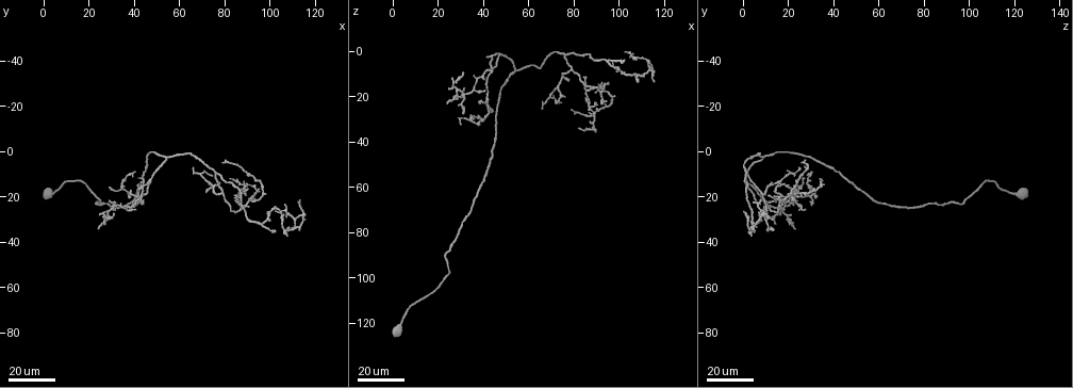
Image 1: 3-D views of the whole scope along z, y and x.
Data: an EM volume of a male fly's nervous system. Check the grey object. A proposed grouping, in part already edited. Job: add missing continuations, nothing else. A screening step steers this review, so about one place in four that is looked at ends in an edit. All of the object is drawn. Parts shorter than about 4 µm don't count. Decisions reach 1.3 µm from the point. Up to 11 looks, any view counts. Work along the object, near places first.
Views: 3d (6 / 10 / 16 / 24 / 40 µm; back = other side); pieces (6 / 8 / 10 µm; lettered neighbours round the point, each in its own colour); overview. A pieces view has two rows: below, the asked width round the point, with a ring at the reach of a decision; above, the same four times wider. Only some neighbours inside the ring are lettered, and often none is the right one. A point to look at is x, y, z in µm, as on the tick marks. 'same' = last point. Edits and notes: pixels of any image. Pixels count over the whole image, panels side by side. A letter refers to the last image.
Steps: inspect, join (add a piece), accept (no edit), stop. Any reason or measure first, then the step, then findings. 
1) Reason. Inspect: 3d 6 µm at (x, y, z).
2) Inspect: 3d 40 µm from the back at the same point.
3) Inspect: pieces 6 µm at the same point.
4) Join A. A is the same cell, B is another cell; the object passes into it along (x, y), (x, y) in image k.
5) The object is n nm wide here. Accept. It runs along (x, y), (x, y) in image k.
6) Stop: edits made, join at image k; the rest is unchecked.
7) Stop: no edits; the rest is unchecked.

End of a long branch. Inspect: 3d 40 µm at (31, 28, 9).

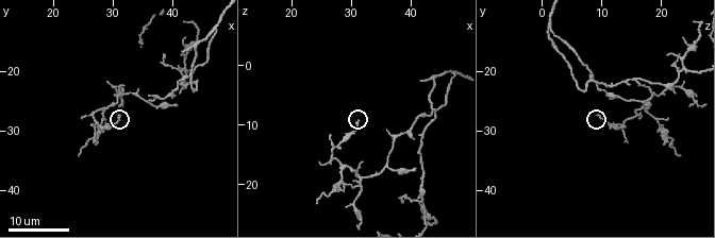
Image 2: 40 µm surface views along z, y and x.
Inspect: pieces 6 µm at (31.5, 27.0, 9.0).

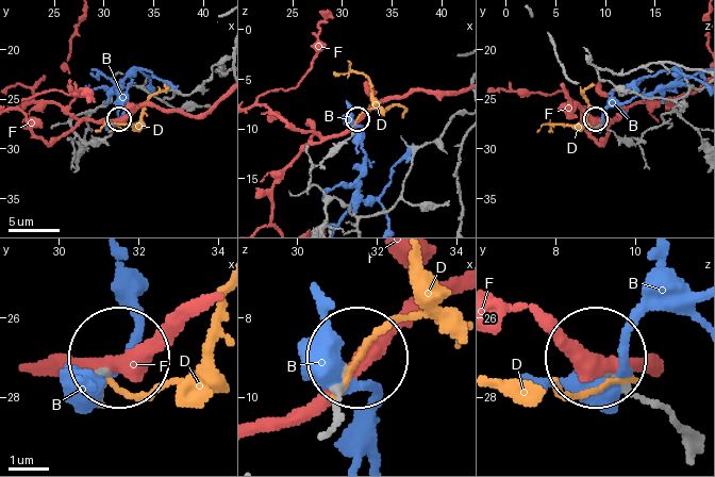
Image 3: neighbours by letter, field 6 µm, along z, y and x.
Accept. B, D and F are other cells; it runs along (380, 212), (355, 215), (310, 183), (353, 120) in image 3; no lettered piece goes on from it.

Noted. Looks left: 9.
Free end. Inspect: 3d 16 µm at (41.5, 16.5, 3.0).

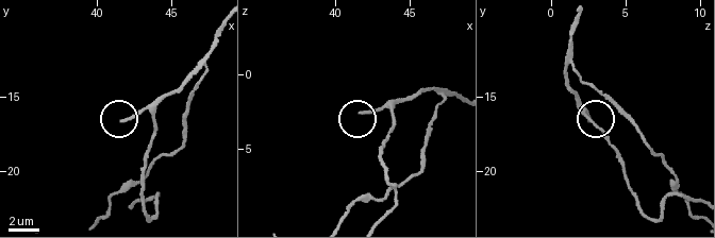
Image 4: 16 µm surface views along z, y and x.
See the neighbours. Inspect: pieces 6 µm at (41.8, 16.4, 2.6).

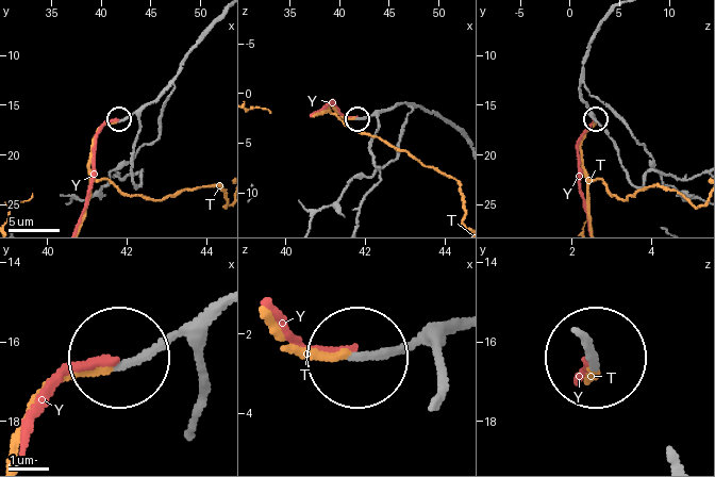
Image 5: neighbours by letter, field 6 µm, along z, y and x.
Join T. T is the same cell, Y is another cell; the cell continues.

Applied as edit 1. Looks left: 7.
See it whole again. Inspect: overview.

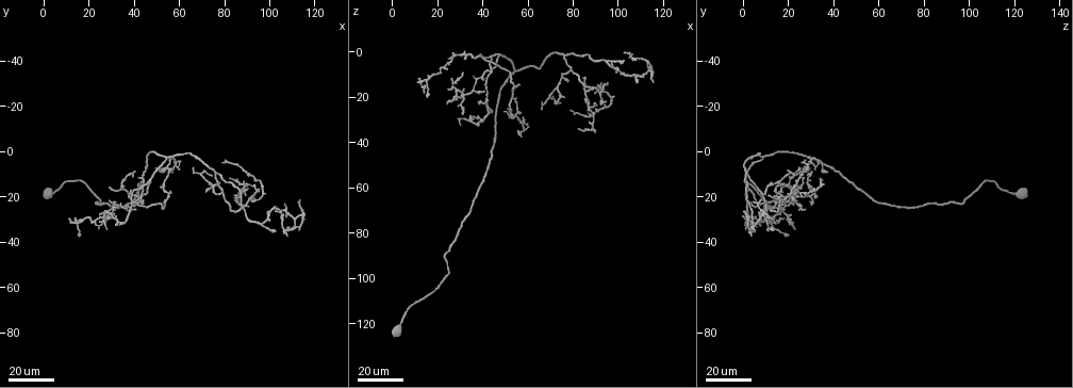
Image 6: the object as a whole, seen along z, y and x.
Inspect: 3d 24 µm at (88, 16, 31).

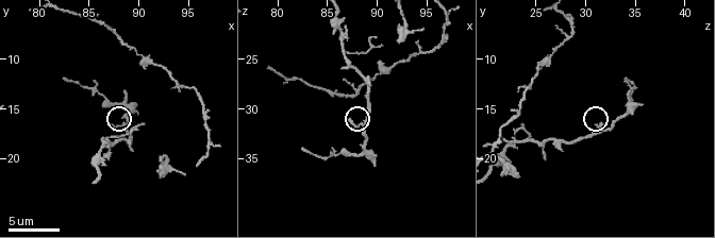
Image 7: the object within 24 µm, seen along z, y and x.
Inspect: pieces 10 µm at (87.2, 16.4, 31.4).

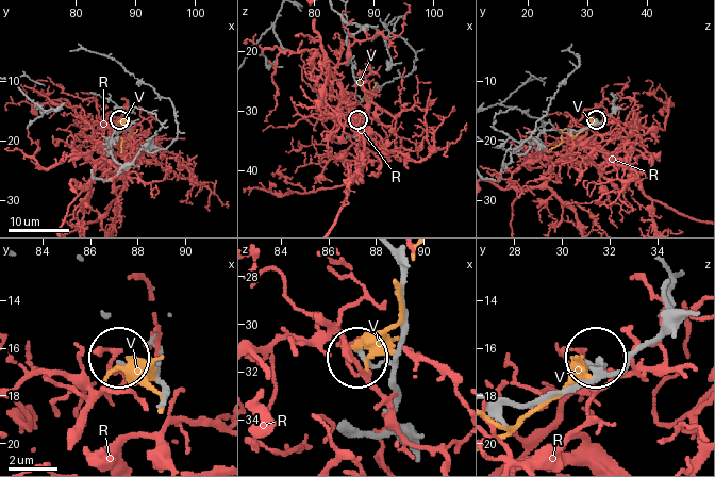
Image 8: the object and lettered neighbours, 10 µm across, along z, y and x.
Accept. R and V are other cells; it runs along (395, 259), (397, 350), (381, 362), (359, 352) in image 8; no lettered piece goes on from it.

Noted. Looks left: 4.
Long arm stops here. Inspect: 3d 40 µm at (102, 27, 0).

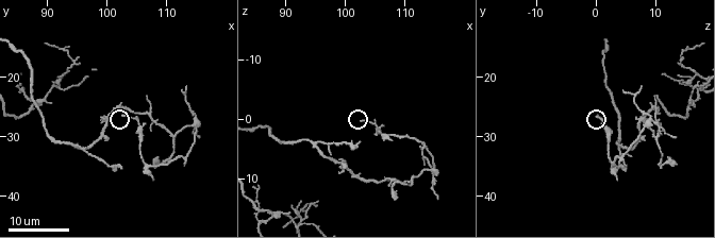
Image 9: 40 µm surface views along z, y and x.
See the neighbours. Inspect: pieces 10 µm at (102.5, 26.5, 0.0).

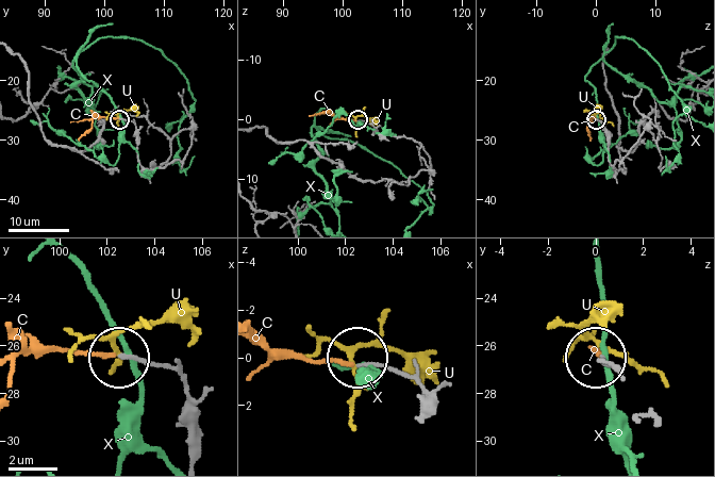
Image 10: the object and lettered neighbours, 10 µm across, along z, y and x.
Join C. C is the same cell, U and X are other cells; the object passes into it along (135, 125), (123, 118), (96, 117), (78, 140) in image 10; the cell continues.

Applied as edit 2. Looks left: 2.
Stop: edits made, join at image 5, join at image 10; the rest is unchecked.

